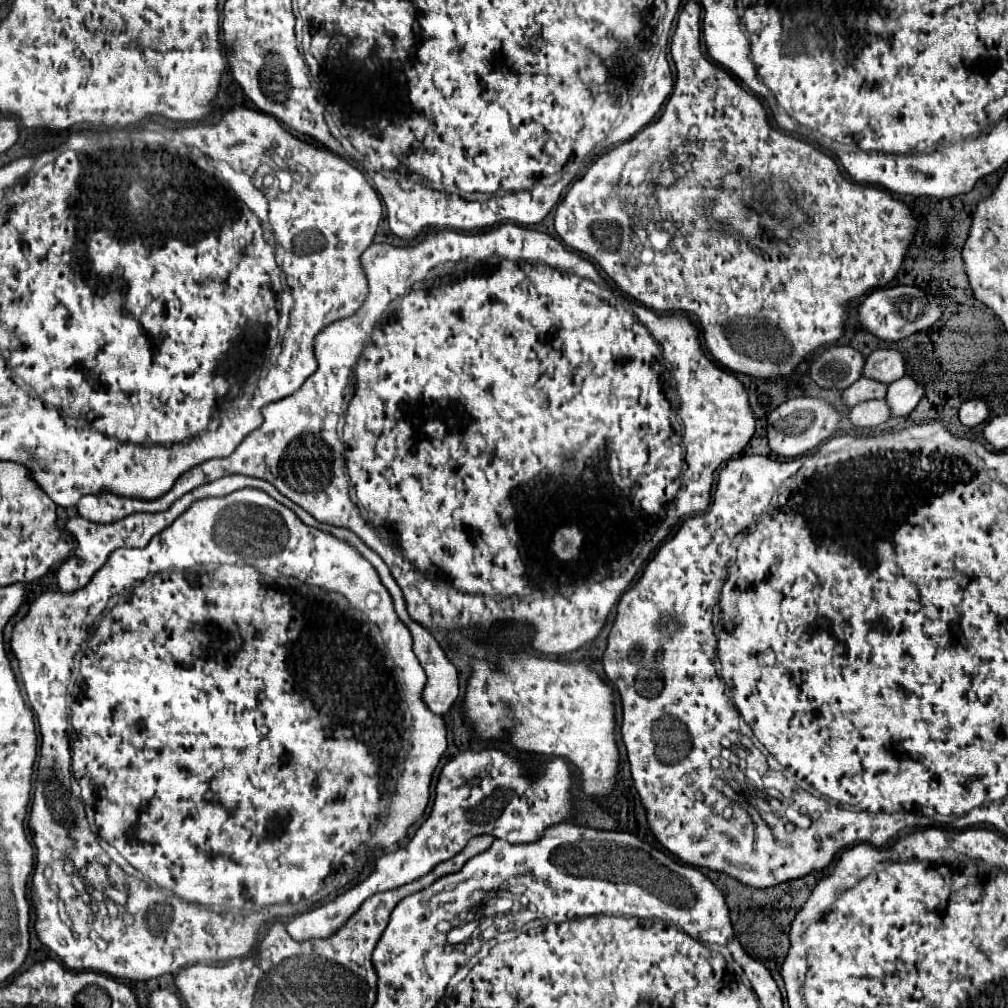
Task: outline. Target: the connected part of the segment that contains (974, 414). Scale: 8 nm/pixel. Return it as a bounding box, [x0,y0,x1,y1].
[959,397,991,427]

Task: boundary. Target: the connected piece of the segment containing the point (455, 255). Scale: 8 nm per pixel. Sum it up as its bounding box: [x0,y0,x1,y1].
[77,223,757,655]

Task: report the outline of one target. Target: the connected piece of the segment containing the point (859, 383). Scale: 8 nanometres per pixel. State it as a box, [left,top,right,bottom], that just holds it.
[843,377,889,407]

